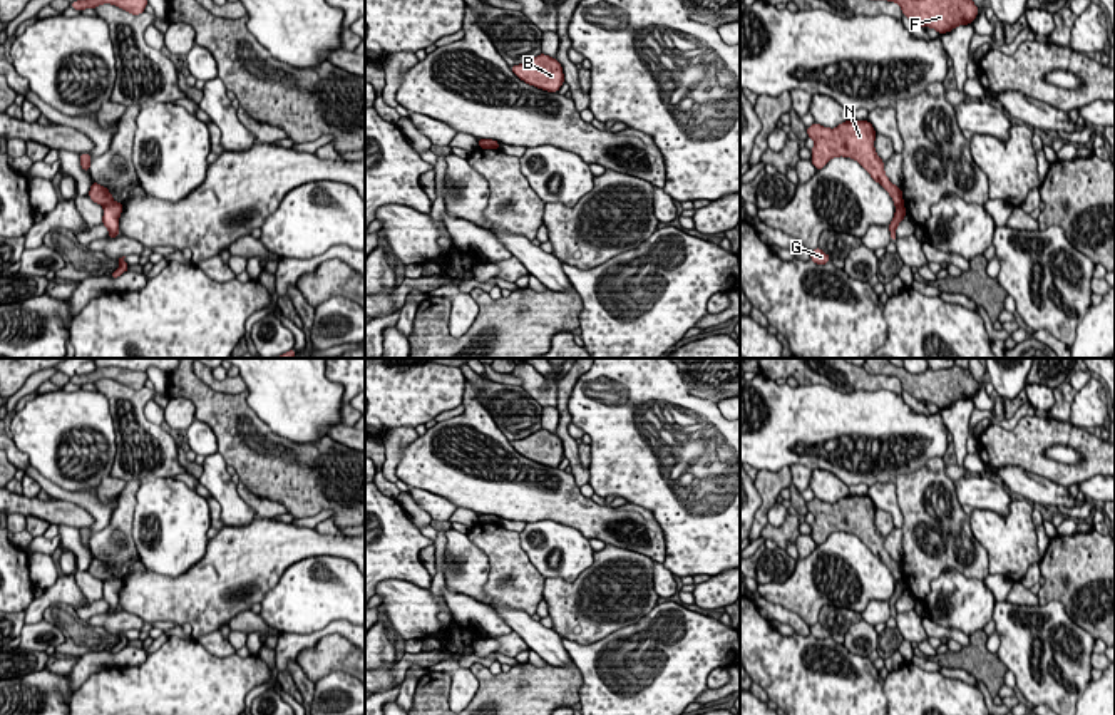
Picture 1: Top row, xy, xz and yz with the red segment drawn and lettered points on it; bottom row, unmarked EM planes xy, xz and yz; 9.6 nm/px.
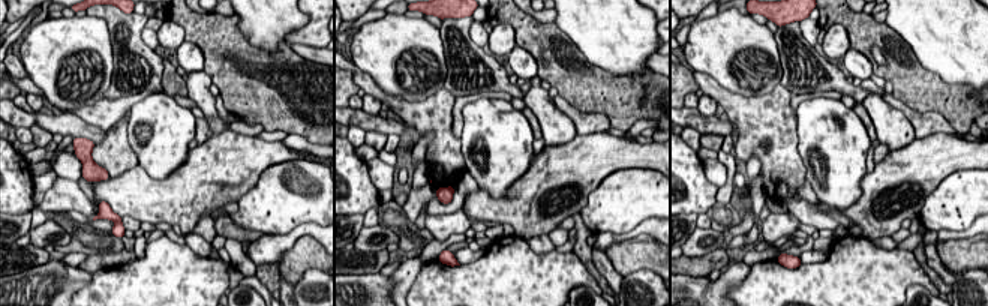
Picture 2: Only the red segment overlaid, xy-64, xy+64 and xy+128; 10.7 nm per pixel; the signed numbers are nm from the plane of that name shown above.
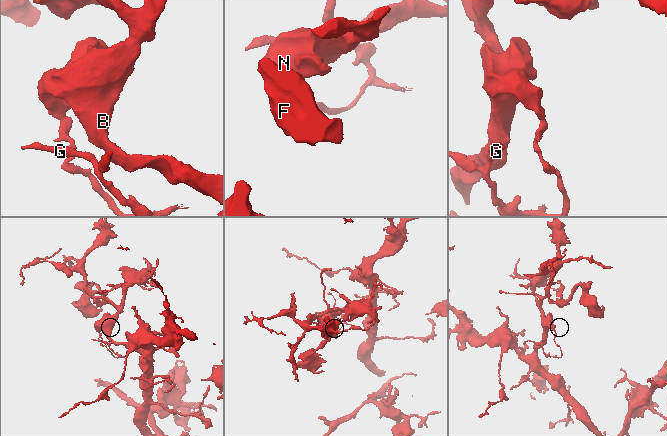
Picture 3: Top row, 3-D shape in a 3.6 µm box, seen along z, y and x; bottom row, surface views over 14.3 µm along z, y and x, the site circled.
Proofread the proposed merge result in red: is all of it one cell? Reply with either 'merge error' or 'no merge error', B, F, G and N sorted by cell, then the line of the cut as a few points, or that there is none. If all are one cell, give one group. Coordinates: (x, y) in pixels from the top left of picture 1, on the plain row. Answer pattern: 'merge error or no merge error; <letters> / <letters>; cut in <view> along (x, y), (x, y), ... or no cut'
merge error; B F N / G; cut in xy along (113, 576), (104, 581)

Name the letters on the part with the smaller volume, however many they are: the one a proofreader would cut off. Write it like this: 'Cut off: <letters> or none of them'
Cut off: G

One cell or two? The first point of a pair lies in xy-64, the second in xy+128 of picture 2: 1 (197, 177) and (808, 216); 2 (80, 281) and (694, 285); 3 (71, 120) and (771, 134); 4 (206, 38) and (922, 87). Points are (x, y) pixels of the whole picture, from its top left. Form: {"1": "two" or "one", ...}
{"1": "two", "2": "one", "3": "two", "4": "one"}

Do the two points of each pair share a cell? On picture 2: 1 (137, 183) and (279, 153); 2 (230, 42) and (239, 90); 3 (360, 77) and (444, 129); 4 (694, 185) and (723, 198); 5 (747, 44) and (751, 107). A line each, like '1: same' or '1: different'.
1: same
2: same
3: same
4: different
5: different

